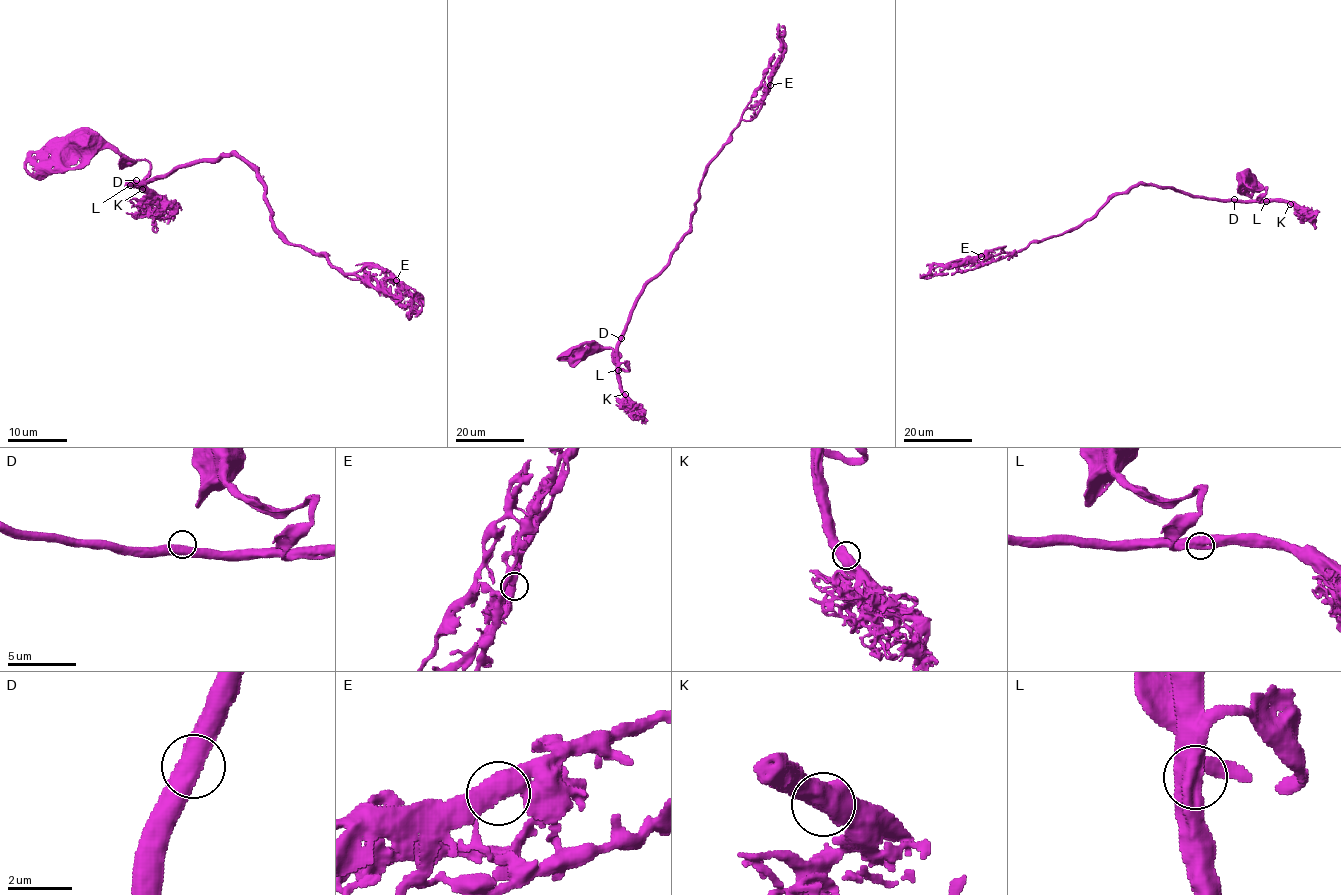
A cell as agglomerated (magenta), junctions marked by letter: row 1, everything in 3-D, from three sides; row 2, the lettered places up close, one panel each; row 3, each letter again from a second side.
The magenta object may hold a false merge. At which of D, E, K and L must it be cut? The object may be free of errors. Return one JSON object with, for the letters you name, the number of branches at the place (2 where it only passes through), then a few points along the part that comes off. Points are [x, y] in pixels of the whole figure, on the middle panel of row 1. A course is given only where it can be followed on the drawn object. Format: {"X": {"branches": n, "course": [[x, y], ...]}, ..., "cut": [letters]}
{"cut": []}

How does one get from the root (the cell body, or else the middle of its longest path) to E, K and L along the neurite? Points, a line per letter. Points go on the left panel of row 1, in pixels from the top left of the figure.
E: (85, 141), (145, 159), (133, 186), (238, 155), (290, 244), (396, 280)
K: (85, 141), (109, 144), (129, 165), (145, 159), (149, 173), (136, 186), (131, 185), (142, 189)
L: (85, 141), (97, 140), (109, 144), (129, 165), (145, 159), (149, 164), (149, 173), (136, 186), (130, 185)

